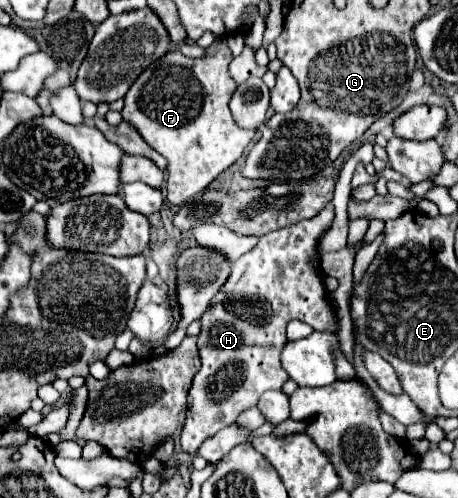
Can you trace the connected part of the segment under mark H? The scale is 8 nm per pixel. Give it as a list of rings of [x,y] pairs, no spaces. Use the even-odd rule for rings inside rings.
[[[333,206],[323,208],[315,218],[297,222],[293,226],[279,228],[275,232],[269,232],[259,238],[259,244],[243,254],[235,264],[227,278],[227,282],[221,286],[221,290],[211,300],[211,306],[201,316],[201,334],[197,340],[199,356],[201,356],[201,368],[195,374],[193,386],[189,390],[187,398],[187,420],[181,430],[181,450],[185,454],[195,456],[199,446],[219,432],[221,428],[235,424],[239,414],[251,406],[257,406],[259,398],[267,390],[281,390],[281,386],[287,382],[289,374],[281,366],[281,350],[287,344],[285,328],[291,320],[307,322],[313,330],[321,332],[335,332],[339,330],[339,316],[337,308],[333,306],[333,300],[323,284],[321,268],[313,266],[311,260],[317,252],[317,244],[325,228],[333,222]]]

